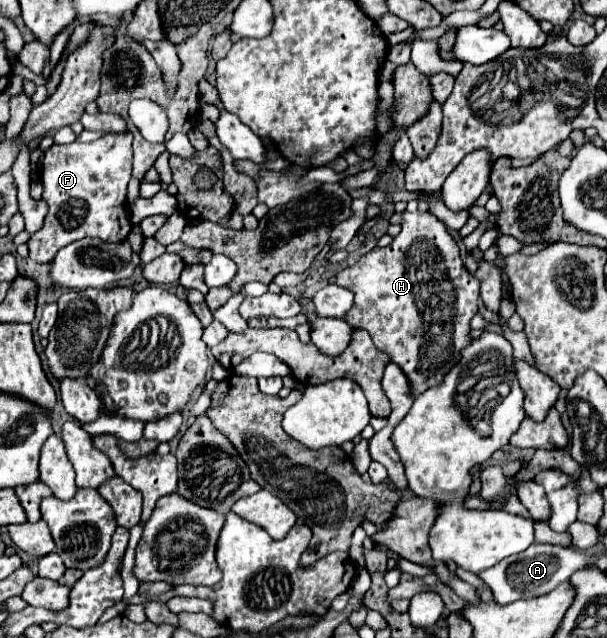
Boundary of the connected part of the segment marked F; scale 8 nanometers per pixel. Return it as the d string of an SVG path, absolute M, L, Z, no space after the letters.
M129 132L123 134L103 134L101 138L93 142L71 142L71 144L53 144L49 150L45 150L43 160L43 172L41 172L41 184L45 188L43 200L49 204L49 214L45 218L45 224L39 232L31 236L29 244L29 258L39 262L51 262L61 250L61 246L67 246L69 242L77 242L81 238L101 238L103 242L123 242L127 234L131 232L131 222L127 218L127 184L131 180L131 164L133 164L133 152L131 152L131 140L133 136Z

